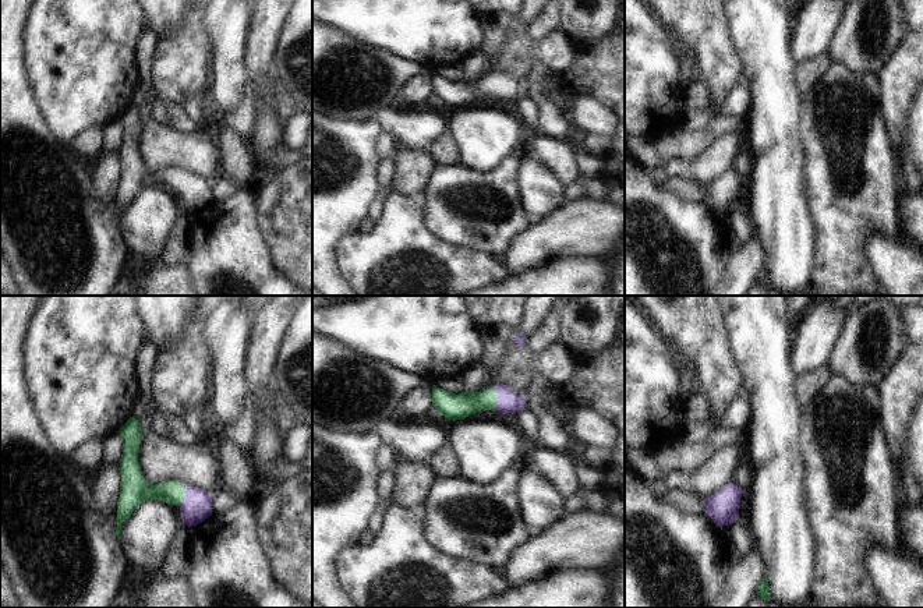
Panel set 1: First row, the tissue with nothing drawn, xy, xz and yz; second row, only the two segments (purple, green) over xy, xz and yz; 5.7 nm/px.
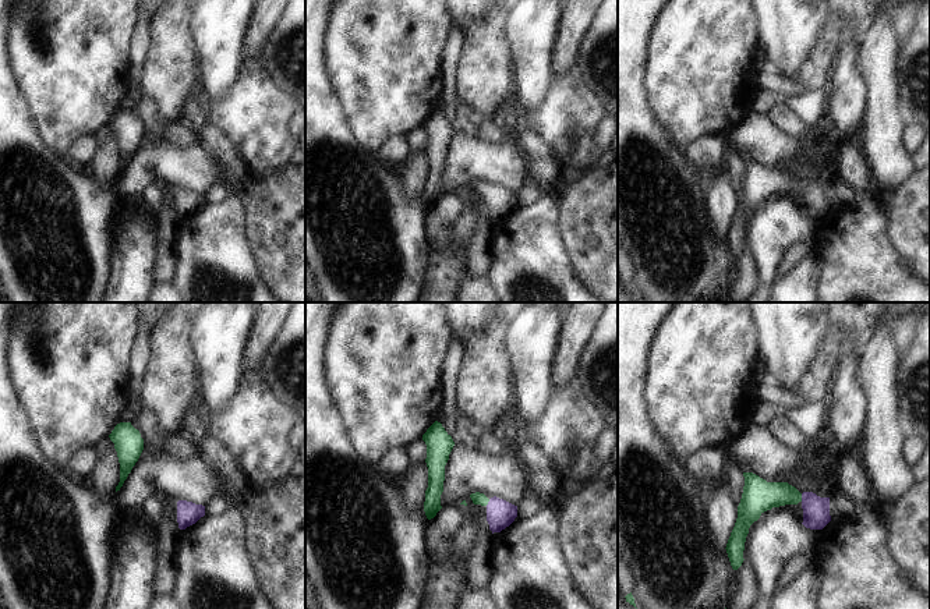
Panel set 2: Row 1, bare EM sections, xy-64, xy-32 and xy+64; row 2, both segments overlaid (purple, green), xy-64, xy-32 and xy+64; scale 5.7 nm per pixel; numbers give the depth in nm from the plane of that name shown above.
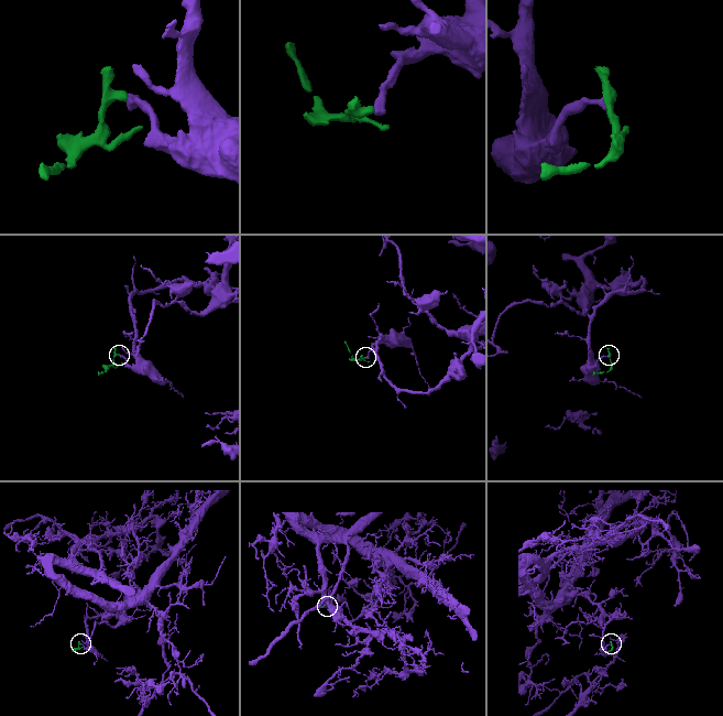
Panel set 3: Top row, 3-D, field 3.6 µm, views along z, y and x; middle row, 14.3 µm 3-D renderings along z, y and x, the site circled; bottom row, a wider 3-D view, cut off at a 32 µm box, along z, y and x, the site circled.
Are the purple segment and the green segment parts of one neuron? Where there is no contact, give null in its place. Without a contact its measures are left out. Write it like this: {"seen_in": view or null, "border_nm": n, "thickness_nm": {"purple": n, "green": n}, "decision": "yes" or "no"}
{"seen_in": "xy", "border_nm": 120, "thickness_nm": {"purple": 170, "green": 130}, "decision": "yes"}

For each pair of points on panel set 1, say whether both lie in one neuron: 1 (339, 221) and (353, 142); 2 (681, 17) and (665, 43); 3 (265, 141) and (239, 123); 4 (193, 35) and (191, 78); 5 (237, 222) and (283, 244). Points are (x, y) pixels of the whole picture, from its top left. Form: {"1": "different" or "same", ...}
{"1": "same", "2": "different", "3": "different", "4": "same", "5": "different"}

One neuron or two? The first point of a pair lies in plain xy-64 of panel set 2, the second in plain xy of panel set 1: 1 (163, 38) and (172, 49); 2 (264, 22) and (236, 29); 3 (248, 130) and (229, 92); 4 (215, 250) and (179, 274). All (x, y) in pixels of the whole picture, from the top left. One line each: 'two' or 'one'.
1: one
2: two
3: two
4: two

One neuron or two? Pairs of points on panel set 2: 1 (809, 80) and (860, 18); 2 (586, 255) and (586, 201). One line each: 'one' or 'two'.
1: one
2: one

